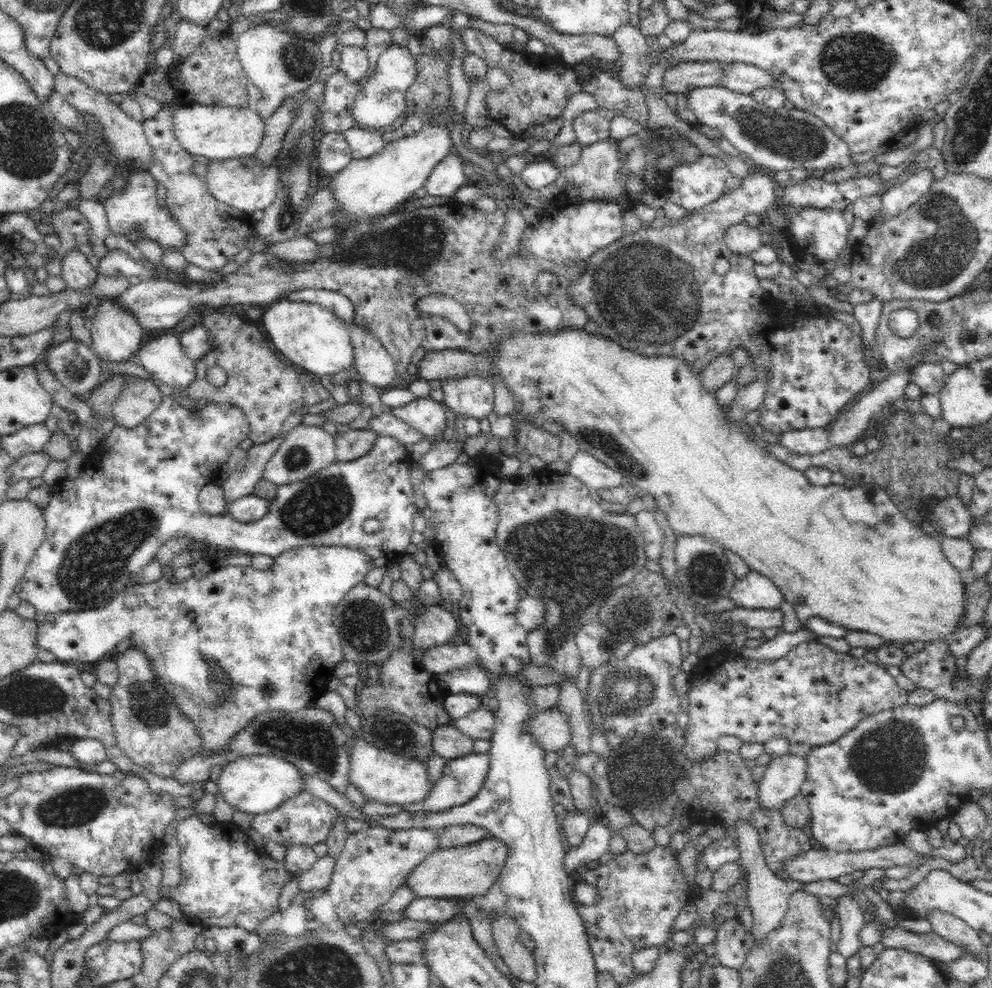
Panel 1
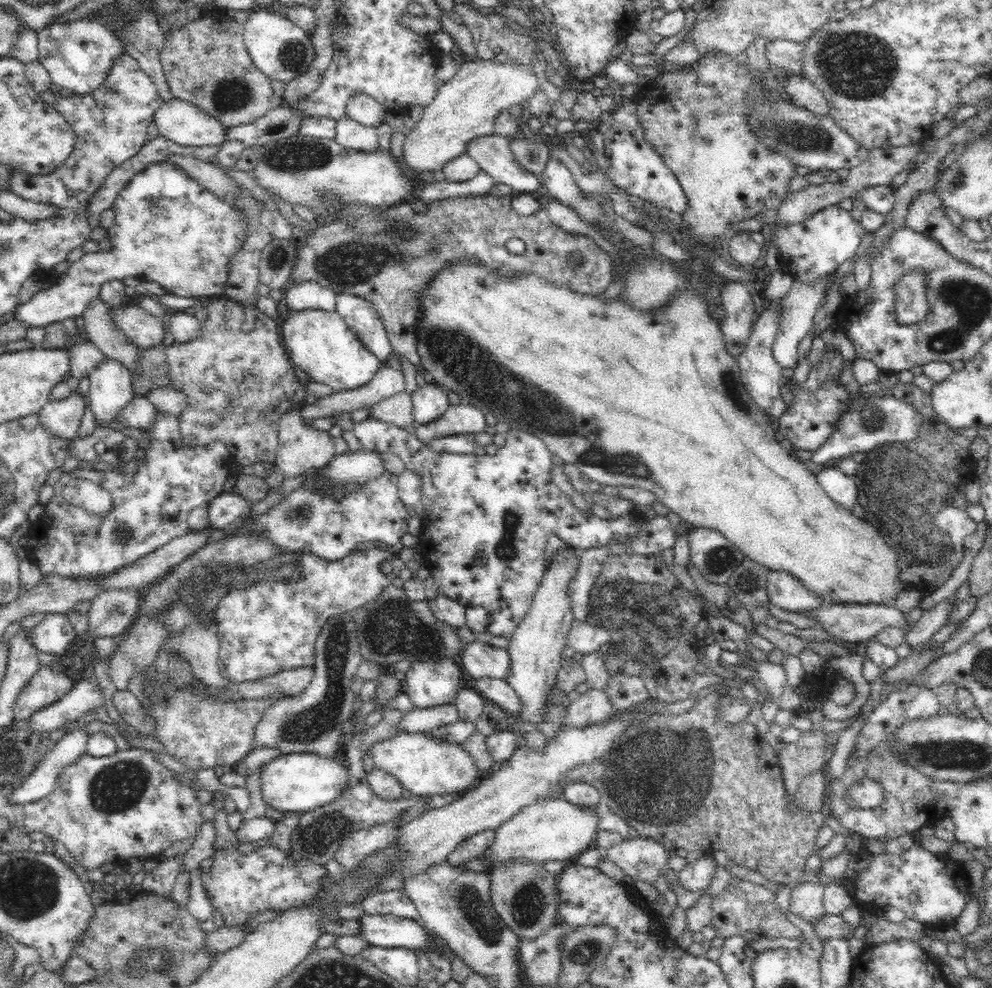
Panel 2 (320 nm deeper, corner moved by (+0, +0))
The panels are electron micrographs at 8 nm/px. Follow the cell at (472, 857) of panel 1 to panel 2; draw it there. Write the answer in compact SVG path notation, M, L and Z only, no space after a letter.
M546 798L525 806L509 821L496 829L496 838L486 852L487 862L496 867L500 862L510 861L566 861L588 849L592 839L598 834L599 816L595 806L572 804L564 798Z

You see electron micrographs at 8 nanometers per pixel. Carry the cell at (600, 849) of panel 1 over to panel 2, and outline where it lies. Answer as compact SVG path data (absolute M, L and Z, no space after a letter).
M637 835L612 846L607 856L614 866L620 866L626 872L629 881L641 880L652 886L670 868L668 860L672 857L662 843Z

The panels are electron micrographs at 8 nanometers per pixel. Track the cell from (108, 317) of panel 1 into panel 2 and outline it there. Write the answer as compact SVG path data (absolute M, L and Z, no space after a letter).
M106 359L89 378L89 408L96 424L110 429L113 422L119 422L121 410L135 397L132 375L122 364Z

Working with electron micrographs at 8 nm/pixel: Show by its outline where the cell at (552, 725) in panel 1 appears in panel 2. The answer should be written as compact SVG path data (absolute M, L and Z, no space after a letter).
M590 688L582 695L574 695L564 718L566 727L588 727L607 720L616 710L603 689Z

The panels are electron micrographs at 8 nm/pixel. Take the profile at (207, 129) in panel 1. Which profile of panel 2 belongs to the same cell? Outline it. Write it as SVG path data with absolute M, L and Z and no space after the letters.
M172 97L164 100L152 118L157 127L158 134L180 144L182 146L204 146L206 144L223 144L225 126L212 115L199 109L190 102L184 102Z

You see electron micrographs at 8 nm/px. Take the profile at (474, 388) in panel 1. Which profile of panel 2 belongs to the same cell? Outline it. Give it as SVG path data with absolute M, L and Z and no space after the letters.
M462 401L460 404L450 405L444 414L428 424L415 423L414 435L425 445L434 439L457 433L478 433L484 431L487 425L485 414L476 406Z

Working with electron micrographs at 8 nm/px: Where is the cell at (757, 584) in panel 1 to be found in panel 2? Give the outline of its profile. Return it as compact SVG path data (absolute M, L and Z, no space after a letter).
M787 570L770 571L767 576L767 595L770 605L790 612L814 610L826 604L822 598L808 590L804 582Z

